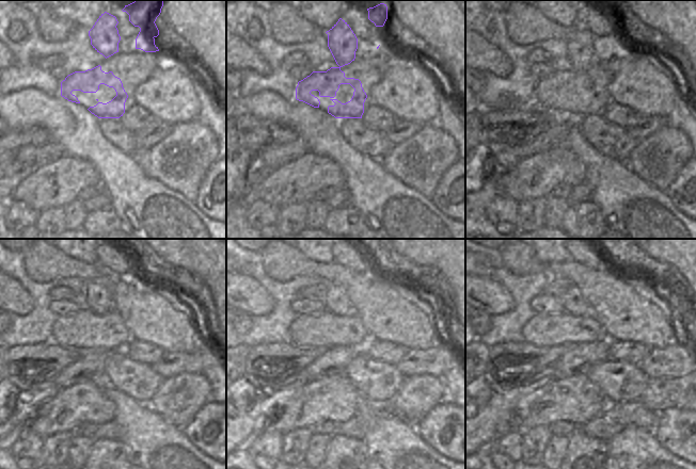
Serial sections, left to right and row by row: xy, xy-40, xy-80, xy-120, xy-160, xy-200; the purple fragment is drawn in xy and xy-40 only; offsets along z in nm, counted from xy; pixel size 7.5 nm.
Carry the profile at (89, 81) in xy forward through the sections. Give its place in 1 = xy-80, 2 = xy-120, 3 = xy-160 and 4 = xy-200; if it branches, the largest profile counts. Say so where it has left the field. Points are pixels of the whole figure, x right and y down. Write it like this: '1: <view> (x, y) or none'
1: xy-80 (552, 90)
2: xy-120 (69, 330)
3: xy-160 (305, 329)
4: xy-200 (542, 329)

